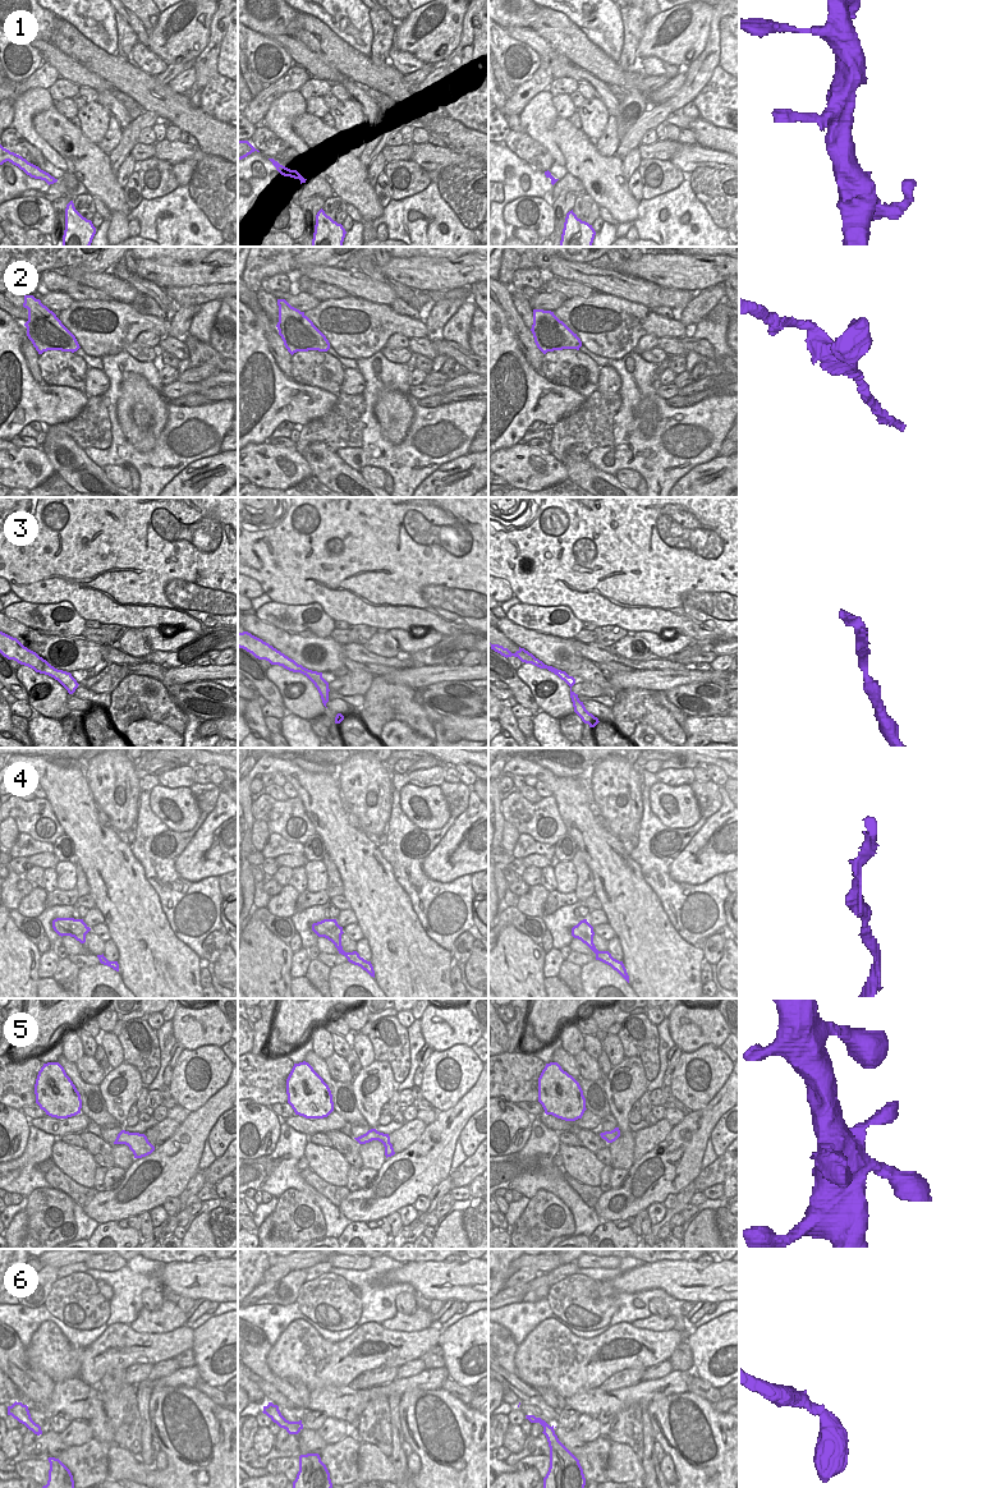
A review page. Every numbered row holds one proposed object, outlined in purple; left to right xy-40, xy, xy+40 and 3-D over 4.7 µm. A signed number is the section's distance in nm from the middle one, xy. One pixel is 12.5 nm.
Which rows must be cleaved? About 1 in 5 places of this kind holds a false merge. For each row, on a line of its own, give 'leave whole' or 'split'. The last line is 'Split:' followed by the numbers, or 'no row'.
1: leave whole
2: leave whole
3: leave whole
4: leave whole
5: leave whole
6: leave whole
Split: no row

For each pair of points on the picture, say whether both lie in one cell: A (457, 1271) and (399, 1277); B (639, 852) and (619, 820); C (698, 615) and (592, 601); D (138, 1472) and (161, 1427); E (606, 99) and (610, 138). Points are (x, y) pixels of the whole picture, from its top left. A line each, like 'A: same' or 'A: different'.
A: same
B: different
C: same
D: same
E: different

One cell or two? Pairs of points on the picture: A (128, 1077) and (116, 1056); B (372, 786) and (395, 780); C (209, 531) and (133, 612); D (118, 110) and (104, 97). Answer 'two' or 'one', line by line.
A: two
B: two
C: one
D: one

